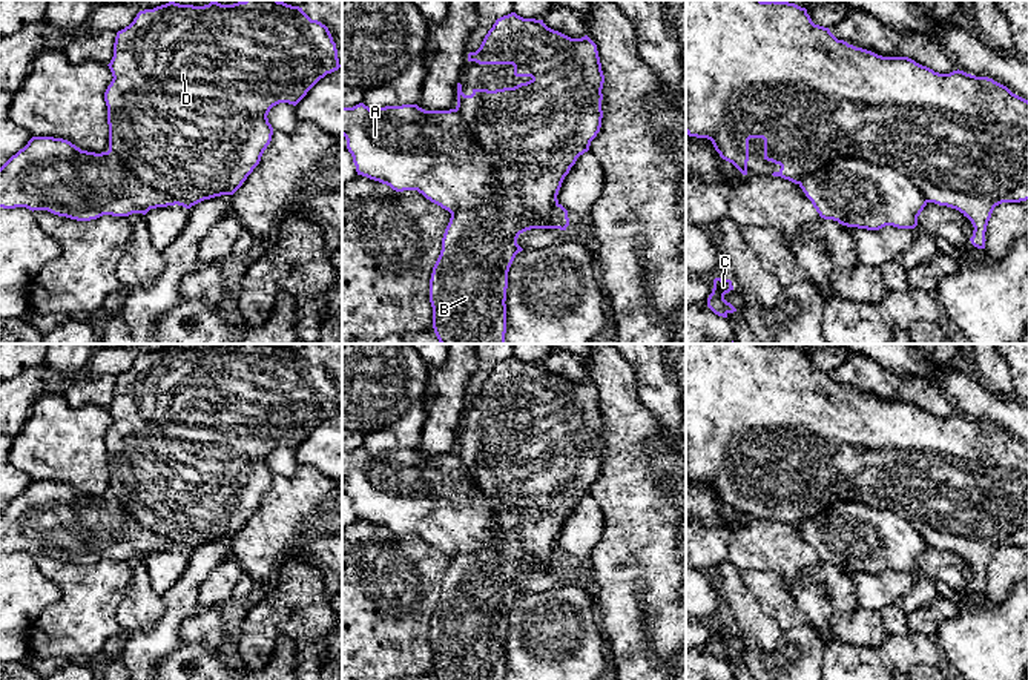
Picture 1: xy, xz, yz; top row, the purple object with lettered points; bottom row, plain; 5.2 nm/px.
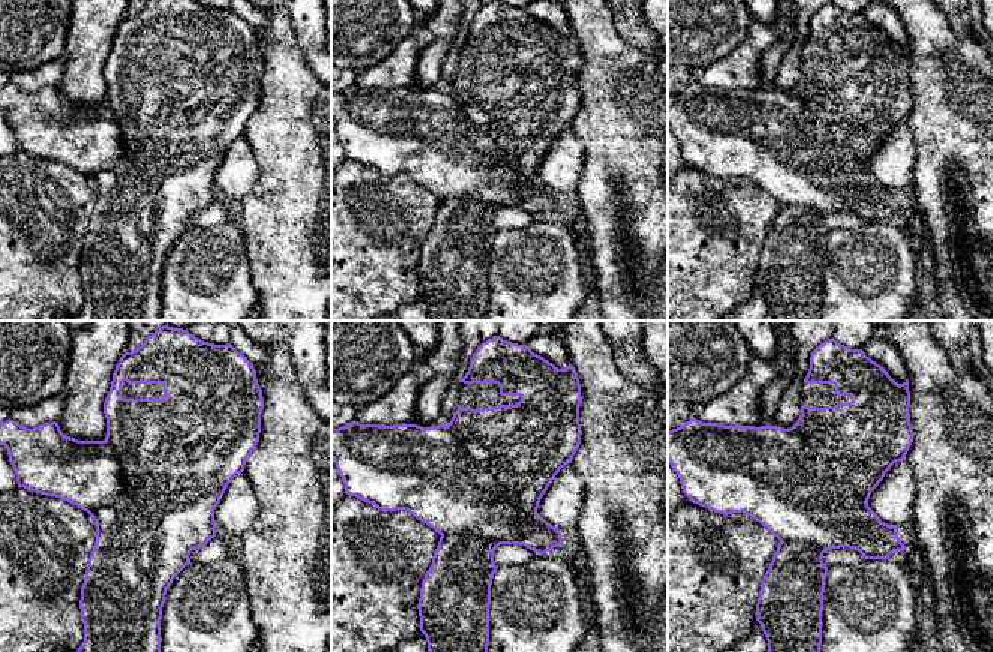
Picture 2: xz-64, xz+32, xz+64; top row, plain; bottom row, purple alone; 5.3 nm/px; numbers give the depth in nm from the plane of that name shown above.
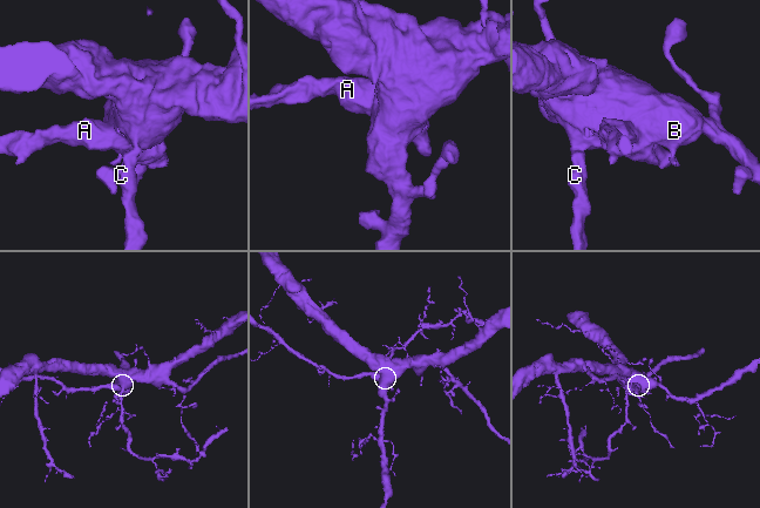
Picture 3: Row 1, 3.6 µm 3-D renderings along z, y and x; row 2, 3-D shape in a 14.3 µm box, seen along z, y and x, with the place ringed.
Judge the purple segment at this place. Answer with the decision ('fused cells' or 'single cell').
fused cells

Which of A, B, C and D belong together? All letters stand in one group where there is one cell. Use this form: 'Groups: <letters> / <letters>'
Groups: A / B C D

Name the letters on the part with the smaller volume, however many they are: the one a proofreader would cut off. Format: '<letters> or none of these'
A

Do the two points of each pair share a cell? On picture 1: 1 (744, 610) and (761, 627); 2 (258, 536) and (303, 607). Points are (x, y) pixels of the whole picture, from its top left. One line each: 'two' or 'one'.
1: one
2: two

